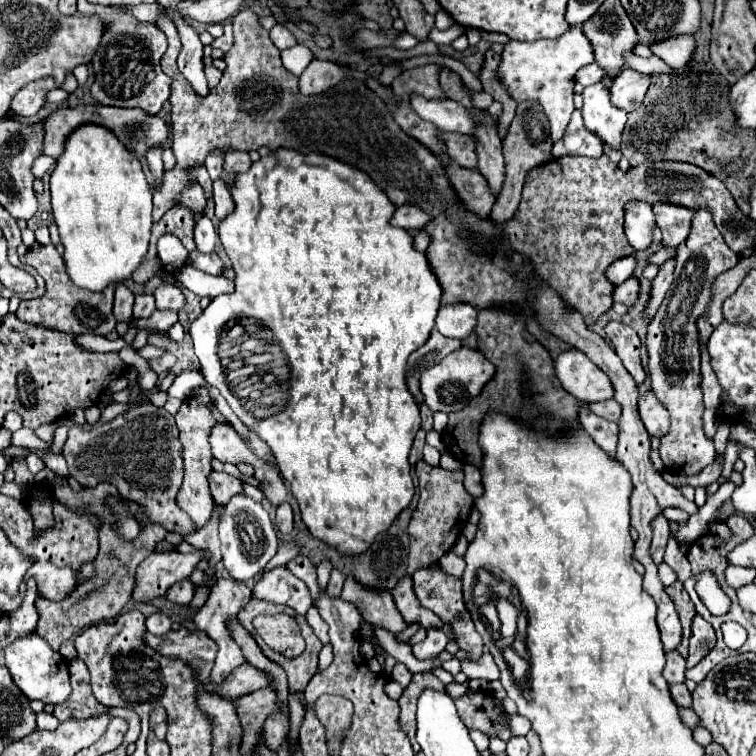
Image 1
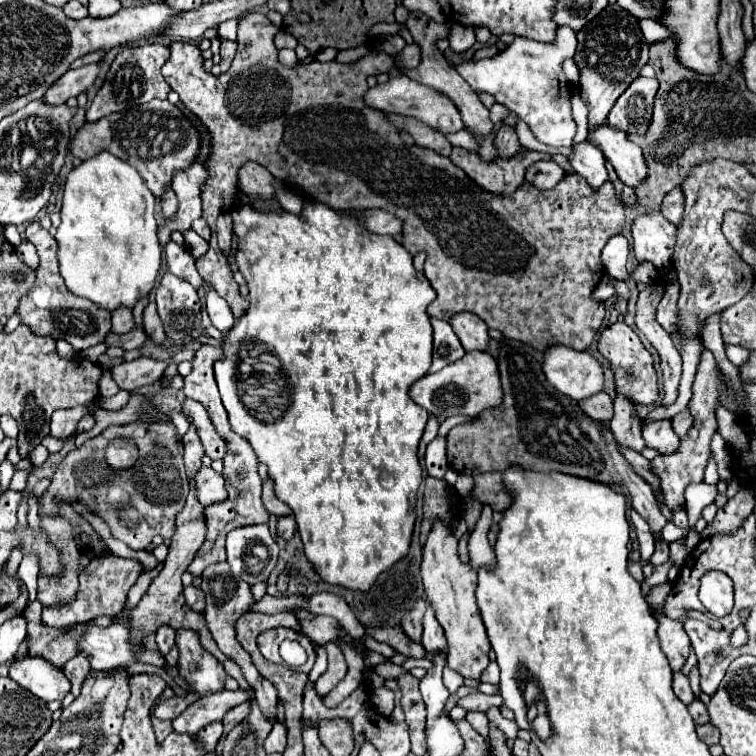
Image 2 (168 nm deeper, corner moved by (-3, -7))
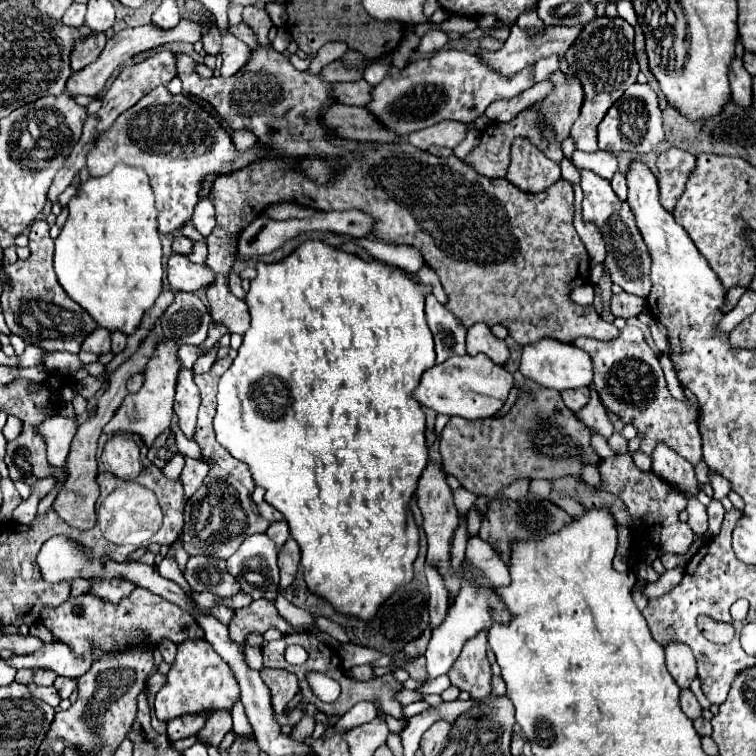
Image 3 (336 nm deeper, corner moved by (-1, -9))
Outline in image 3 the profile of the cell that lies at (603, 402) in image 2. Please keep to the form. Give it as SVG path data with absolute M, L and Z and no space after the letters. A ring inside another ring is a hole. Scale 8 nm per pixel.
M582 387L580 391L564 391L562 393L562 399L564 399L566 407L570 407L572 411L580 411L590 401L590 389L588 387Z

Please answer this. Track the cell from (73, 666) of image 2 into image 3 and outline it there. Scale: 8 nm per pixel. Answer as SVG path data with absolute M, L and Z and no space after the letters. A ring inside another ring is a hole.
M56 677L54 687L60 691L60 697L66 699L76 689L76 683L78 683L78 679L72 679L72 677Z

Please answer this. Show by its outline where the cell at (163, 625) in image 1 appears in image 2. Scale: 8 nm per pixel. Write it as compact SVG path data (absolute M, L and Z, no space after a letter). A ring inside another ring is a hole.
M162 625L162 627L158 629L158 633L156 633L156 643L158 643L162 655L168 655L170 649L174 647L174 635L176 635L176 631L174 631L172 627L168 627L168 625Z

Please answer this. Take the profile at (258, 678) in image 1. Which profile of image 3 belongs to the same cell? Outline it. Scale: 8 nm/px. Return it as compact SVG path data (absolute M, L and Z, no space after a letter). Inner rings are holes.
M202 711L196 715L184 715L184 717L176 717L176 719L168 721L168 739L178 741L178 739L184 739L190 735L198 735L198 731L206 725L206 721L212 713L214 711Z

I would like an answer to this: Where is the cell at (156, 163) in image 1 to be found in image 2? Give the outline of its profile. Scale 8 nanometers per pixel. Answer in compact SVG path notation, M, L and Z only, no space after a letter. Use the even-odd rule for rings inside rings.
M168 189L166 195L162 197L162 213L164 217L174 217L174 213L178 213L178 197L174 195L172 189Z

